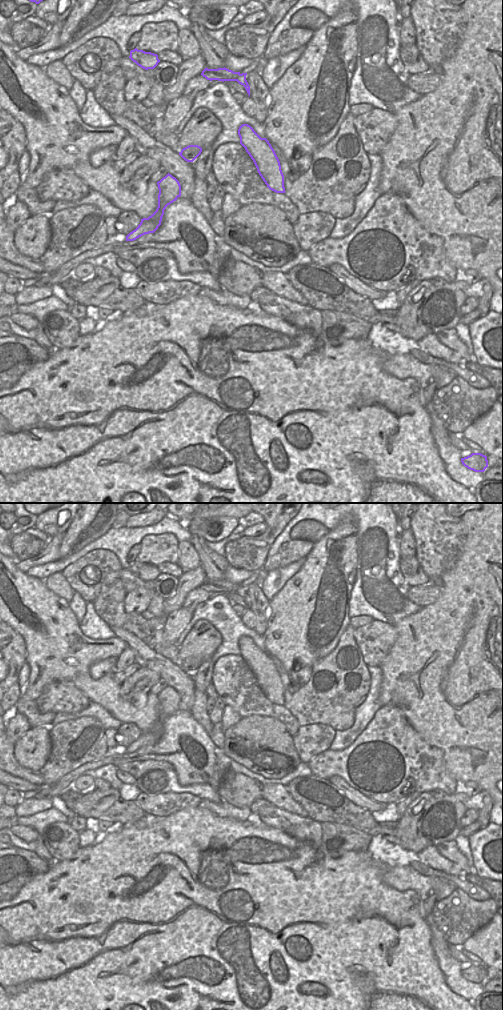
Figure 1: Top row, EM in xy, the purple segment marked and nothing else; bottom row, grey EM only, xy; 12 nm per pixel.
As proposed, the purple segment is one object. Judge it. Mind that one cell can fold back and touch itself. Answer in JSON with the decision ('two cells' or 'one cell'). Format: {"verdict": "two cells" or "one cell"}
{"verdict": "one cell"}

